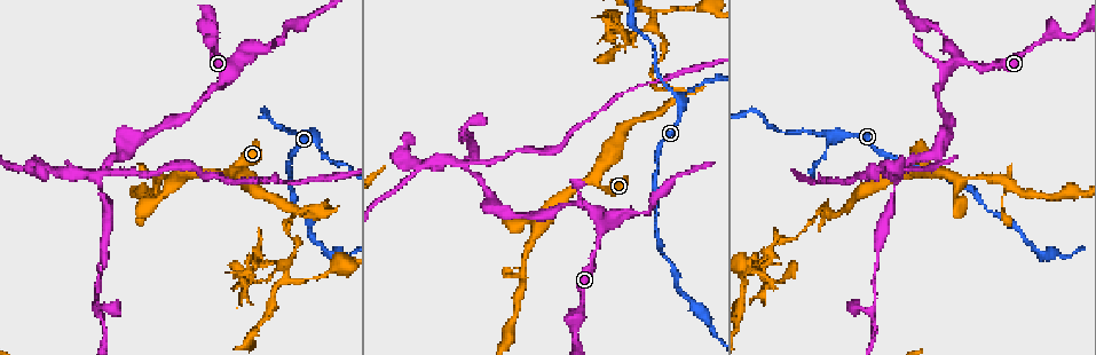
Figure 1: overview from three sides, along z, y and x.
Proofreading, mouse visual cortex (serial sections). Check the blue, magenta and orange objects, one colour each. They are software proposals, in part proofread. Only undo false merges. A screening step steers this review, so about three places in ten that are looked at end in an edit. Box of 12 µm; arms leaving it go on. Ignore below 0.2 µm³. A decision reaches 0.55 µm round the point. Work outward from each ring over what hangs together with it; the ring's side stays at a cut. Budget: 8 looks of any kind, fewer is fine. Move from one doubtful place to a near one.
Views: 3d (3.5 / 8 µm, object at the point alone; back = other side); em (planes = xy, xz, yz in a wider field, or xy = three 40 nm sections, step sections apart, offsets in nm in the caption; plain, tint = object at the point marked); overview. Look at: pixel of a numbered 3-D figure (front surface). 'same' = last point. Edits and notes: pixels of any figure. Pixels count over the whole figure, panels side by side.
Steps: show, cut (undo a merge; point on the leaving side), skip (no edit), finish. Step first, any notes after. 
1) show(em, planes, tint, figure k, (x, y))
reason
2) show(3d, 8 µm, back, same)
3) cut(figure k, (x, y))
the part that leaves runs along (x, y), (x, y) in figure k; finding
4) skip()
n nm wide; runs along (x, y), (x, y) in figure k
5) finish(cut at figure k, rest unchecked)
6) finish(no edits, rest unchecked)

show(3d, 3.5 µm, figure 1, (958, 59))
arms part here

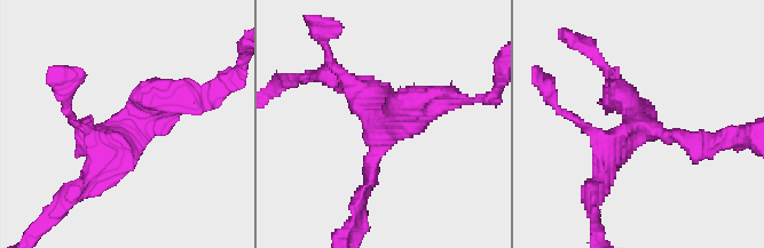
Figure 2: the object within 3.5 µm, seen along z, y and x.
show(em, xy, step 3, tint, figure 2, (384, 119))
3 arms; arms of 200, 300, 350 nm

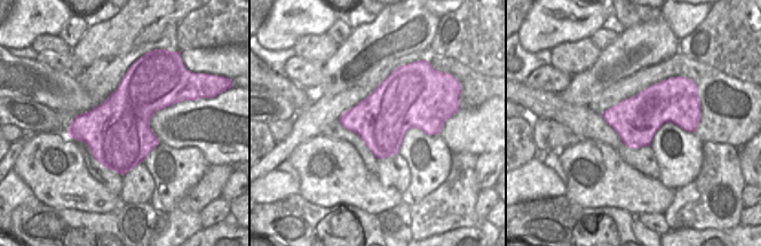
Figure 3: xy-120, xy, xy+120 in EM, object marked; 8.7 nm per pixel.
show(em, xy, step 5, tint, same)
cut it another way

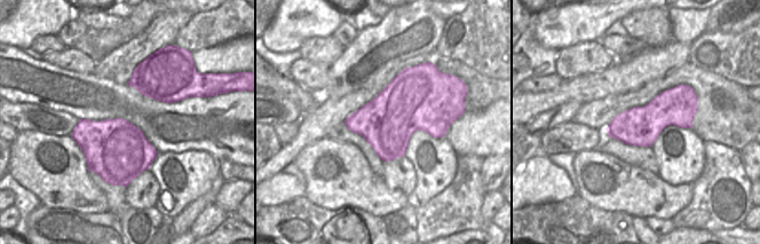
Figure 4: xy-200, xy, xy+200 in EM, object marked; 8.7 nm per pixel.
skip()
500 nm wide; runs along (702, 152), (638, 127), (600, 176) in figure 2; one cell here

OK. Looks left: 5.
show(3d, 8 µm, figure 1, (463, 167))
a narrow waist

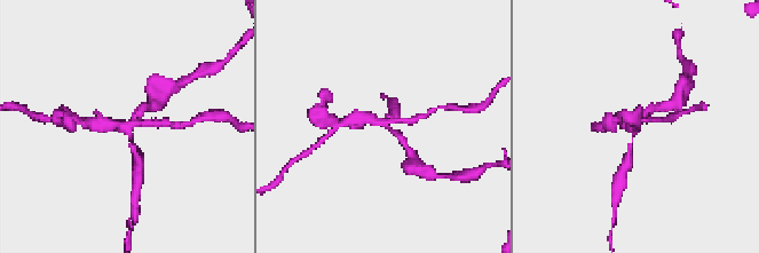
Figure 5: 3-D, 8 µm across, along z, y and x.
show(em, xy, step 3, tint, figure 5, (129, 127))
4 arms; arms of 150, 200, 250, 400 nm; shape alone is not enough

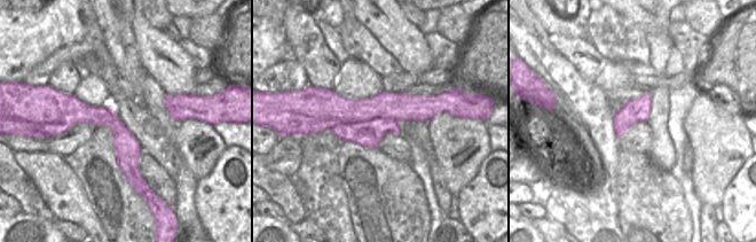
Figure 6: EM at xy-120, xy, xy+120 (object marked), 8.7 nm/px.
cut(figure 5, (626, 125))
400 nm wide; the part that leaves runs along (127, 125), (80, 123), (79, 120) in figure 5; a second cell is stuck on

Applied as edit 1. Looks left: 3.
show(overview)
redraw

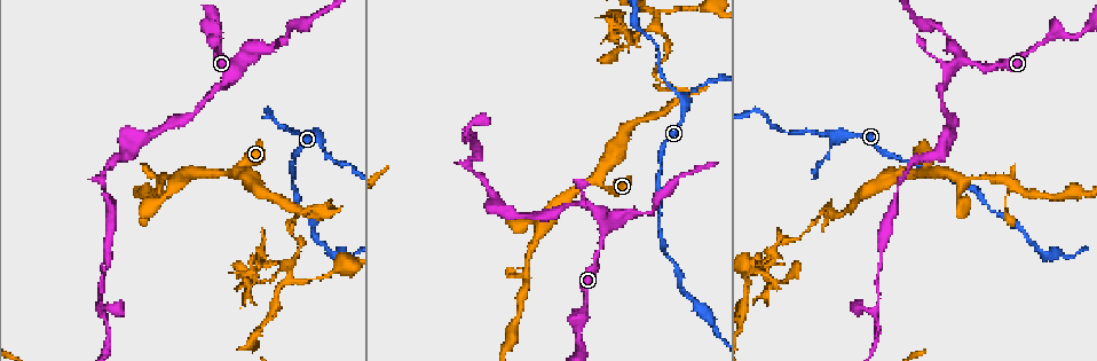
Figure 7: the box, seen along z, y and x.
show(3d, 3.5 µm, figure 7, (837, 134))
three-way junction

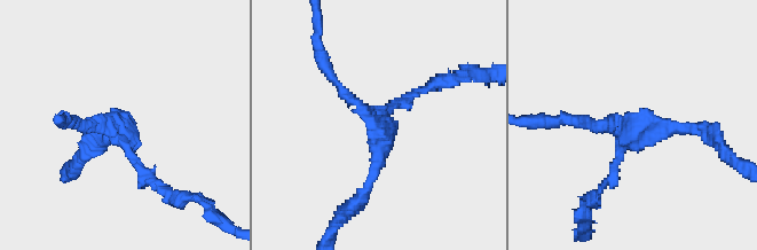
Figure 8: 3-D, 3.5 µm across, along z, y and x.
cut(figure 8, (143, 180))
two cells meet here

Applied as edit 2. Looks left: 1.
finish(cut at figure 5, cut at figure 8, rest unchecked)

